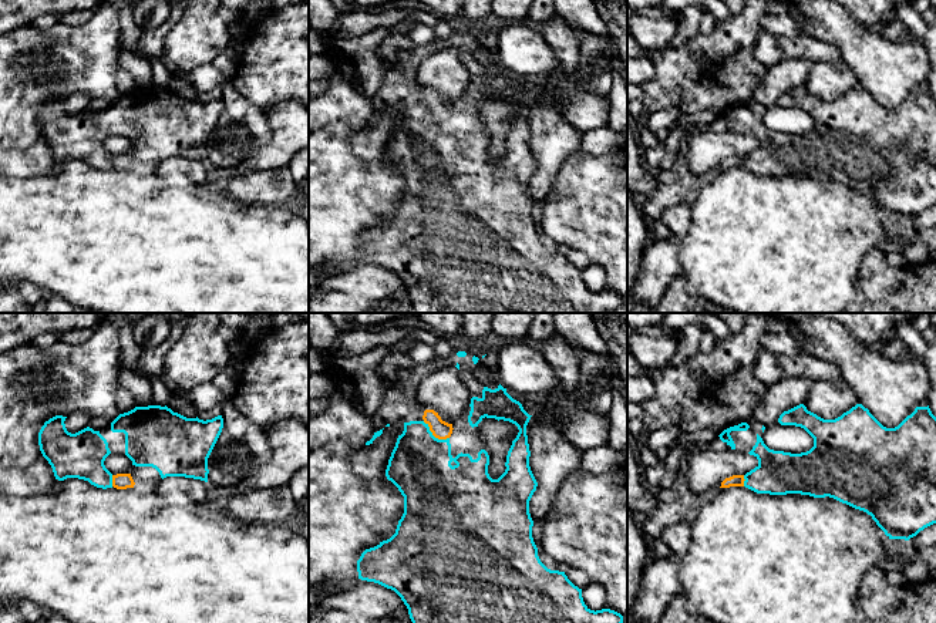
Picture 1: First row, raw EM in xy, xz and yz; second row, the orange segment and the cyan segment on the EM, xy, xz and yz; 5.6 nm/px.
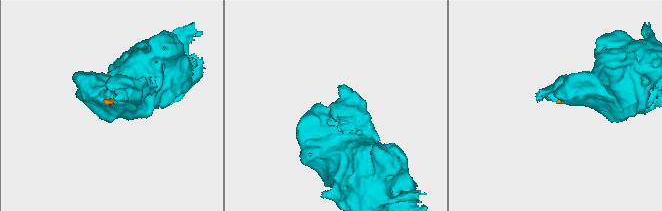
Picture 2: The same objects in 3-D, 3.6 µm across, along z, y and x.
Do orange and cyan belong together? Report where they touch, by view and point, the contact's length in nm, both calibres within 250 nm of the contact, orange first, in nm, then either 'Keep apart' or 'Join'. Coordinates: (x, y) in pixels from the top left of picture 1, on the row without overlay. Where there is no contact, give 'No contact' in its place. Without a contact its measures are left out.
Touches orange at xz (434, 117). Shared border 180 nm. Thickness 110 nm (orange) against 360 nm. Join

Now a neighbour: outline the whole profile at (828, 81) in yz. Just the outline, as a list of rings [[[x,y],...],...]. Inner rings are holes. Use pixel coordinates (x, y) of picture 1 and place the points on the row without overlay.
[[[844,61],[812,63],[804,87],[824,101],[835,101],[859,85],[855,73]]]

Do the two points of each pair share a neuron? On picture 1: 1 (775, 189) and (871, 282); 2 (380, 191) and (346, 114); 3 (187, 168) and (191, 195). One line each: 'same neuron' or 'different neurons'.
1: different neurons
2: different neurons
3: different neurons

